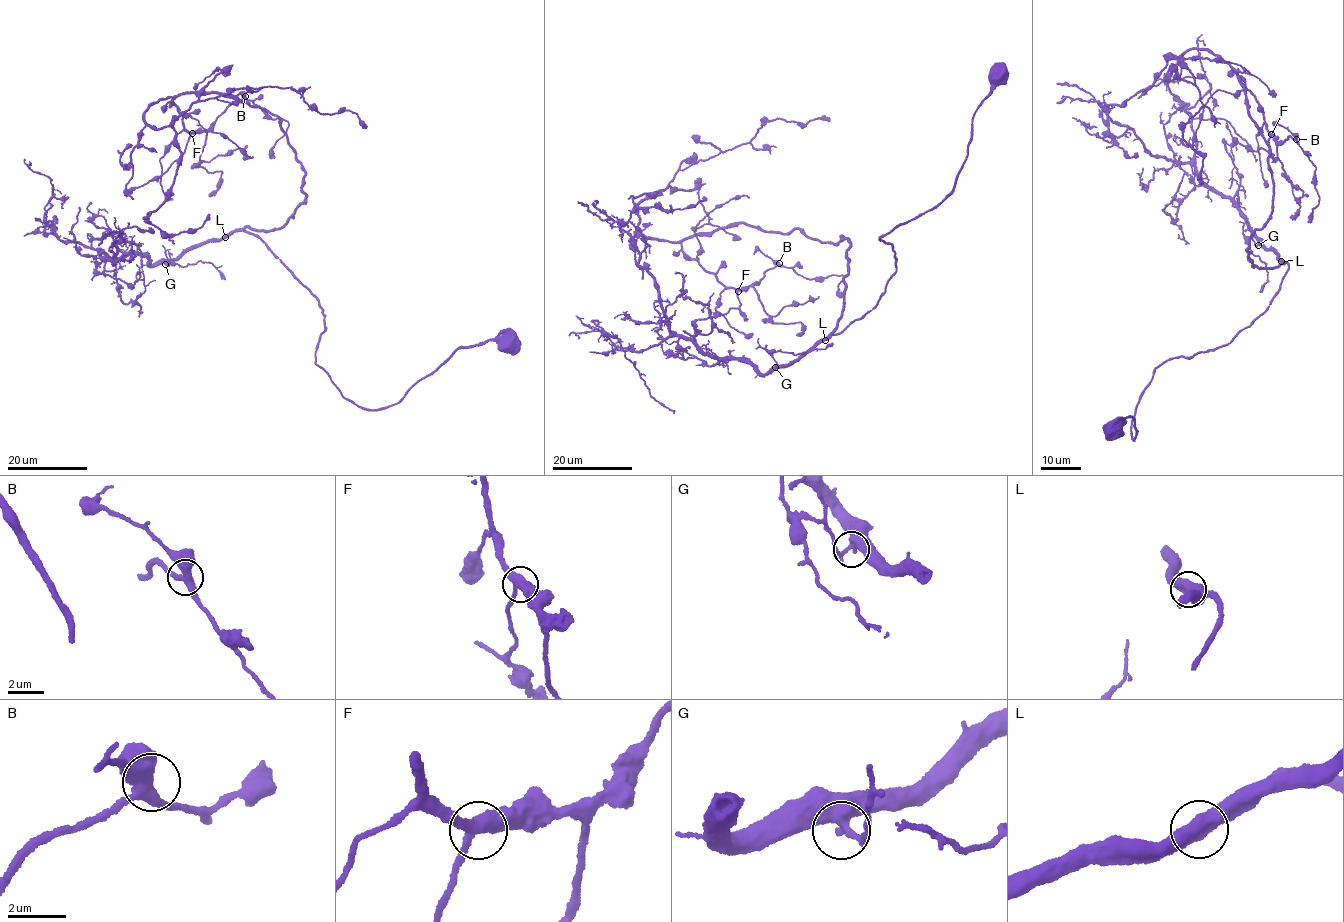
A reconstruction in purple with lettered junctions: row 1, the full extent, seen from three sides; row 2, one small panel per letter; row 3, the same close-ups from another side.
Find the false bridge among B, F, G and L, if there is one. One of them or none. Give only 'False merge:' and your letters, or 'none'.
False merge: none

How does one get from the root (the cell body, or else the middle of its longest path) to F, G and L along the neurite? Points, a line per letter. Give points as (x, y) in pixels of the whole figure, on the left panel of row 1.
F: (509, 340), (358, 407), (316, 298), (238, 230), (305, 202), (281, 119), (193, 92), (192, 133)
G: (509, 340), (460, 348), (399, 402), (363, 409), (315, 363), (318, 301), (257, 237), (231, 231), (165, 264)
L: (509, 340), (460, 348), (399, 402), (363, 409), (315, 363), (325, 327), (316, 298), (257, 237), (224, 237)

